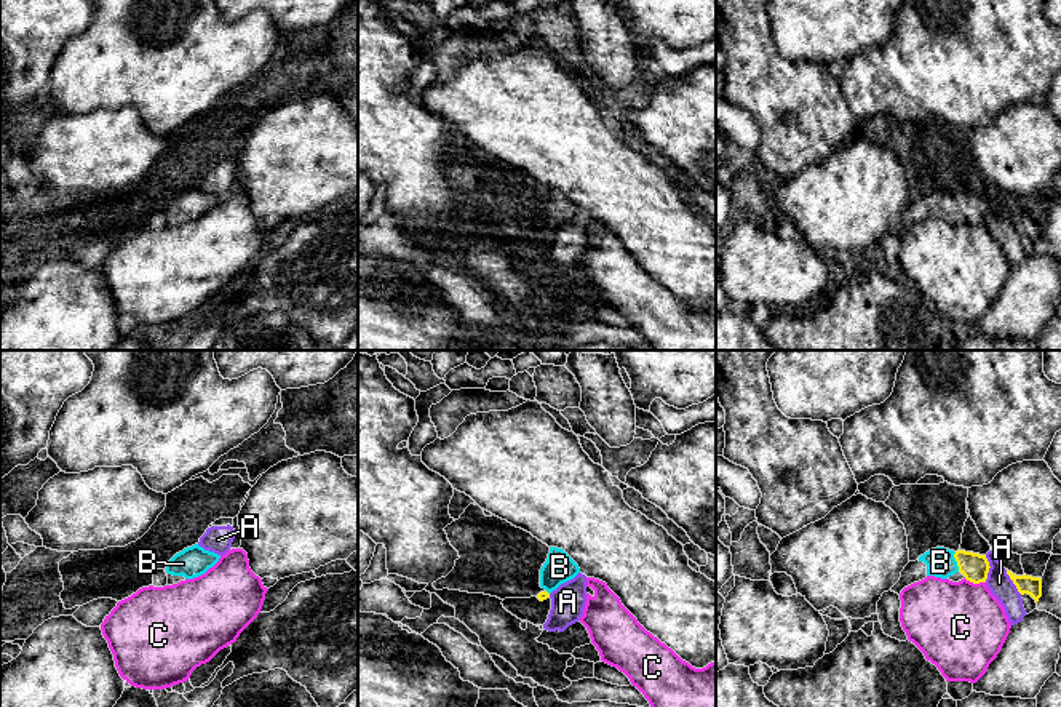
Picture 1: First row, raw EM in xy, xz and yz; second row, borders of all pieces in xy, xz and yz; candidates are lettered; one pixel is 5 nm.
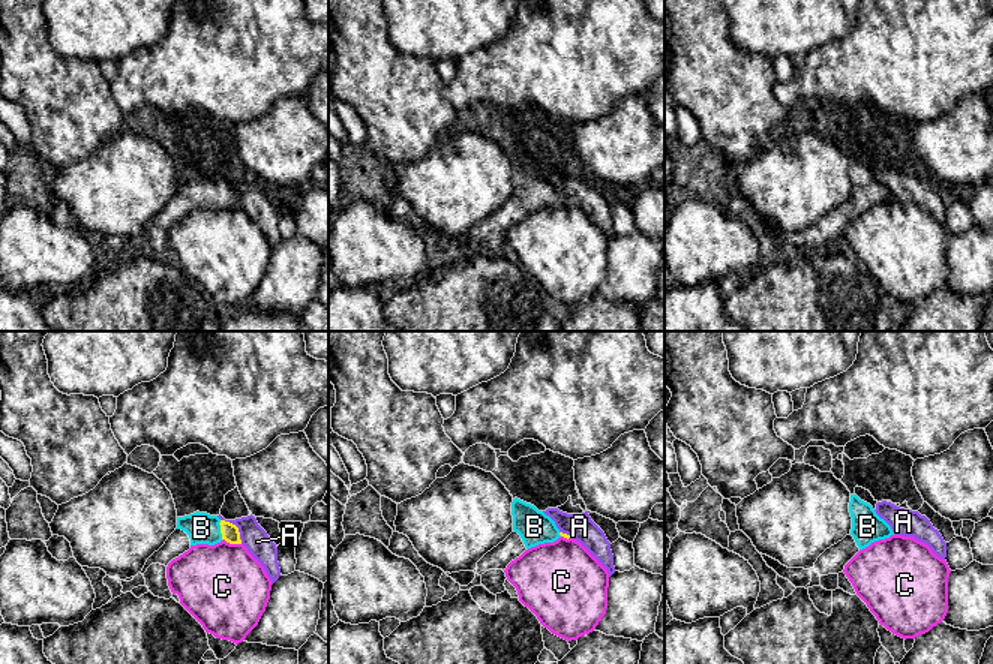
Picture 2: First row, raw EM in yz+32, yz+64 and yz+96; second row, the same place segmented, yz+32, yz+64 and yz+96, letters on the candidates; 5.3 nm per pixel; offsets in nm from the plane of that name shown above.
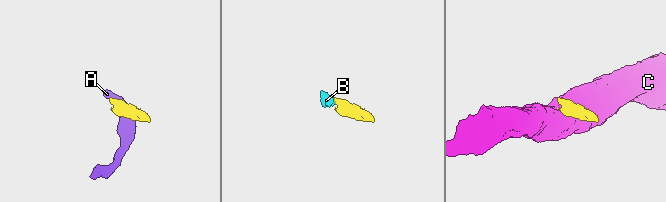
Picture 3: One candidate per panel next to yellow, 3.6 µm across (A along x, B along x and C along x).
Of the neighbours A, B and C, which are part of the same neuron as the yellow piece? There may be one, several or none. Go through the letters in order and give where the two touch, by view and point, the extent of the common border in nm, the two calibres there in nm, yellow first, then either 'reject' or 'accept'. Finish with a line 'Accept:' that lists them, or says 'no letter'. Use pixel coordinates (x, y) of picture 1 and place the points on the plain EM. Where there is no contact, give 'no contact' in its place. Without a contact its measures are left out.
A: meets yellow in yz at (989, 208); contact 140 nm long; 140 nm thick on the yellow side, 120 nm on the other; reject
B: meets yellow in yz at (956, 202); contact 110 nm long; 140 nm thick on the yellow side, 150 nm on the other; accept
C: meets yellow in yz at (975, 224); contact 110 nm long; 140 nm thick on the yellow side, 460 nm on the other; reject
Accept: B

